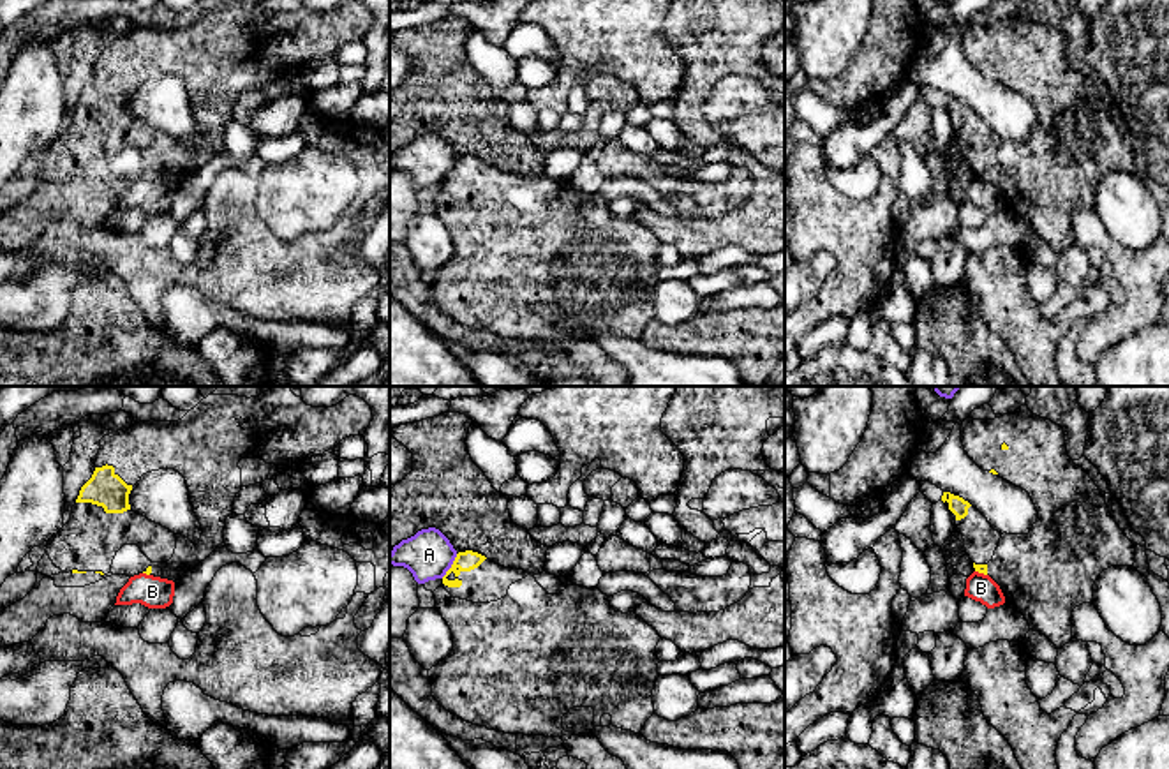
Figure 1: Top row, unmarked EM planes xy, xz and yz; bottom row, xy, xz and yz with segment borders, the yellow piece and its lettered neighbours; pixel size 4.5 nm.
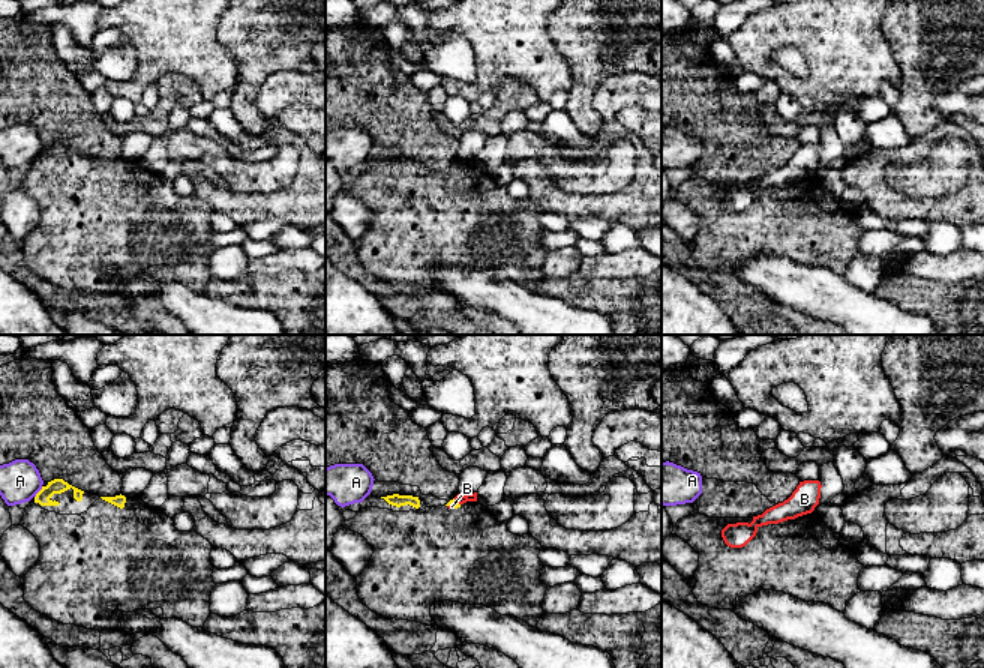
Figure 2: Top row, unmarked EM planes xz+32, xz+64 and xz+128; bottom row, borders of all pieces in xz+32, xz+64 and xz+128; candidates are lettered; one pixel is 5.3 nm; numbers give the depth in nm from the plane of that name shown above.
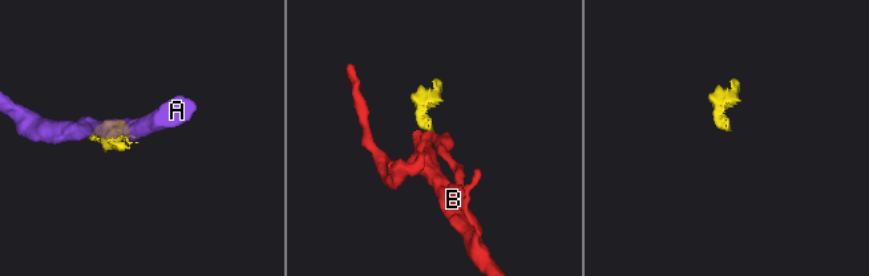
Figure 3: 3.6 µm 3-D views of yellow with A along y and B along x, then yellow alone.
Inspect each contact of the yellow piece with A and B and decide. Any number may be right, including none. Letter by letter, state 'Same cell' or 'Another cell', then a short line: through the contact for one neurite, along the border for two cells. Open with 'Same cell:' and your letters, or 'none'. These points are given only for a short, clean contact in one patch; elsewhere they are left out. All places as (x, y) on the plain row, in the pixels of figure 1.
Same cell: none
A: Another cell
B: Another cell. Line: yz (975, 175), (986, 180)

